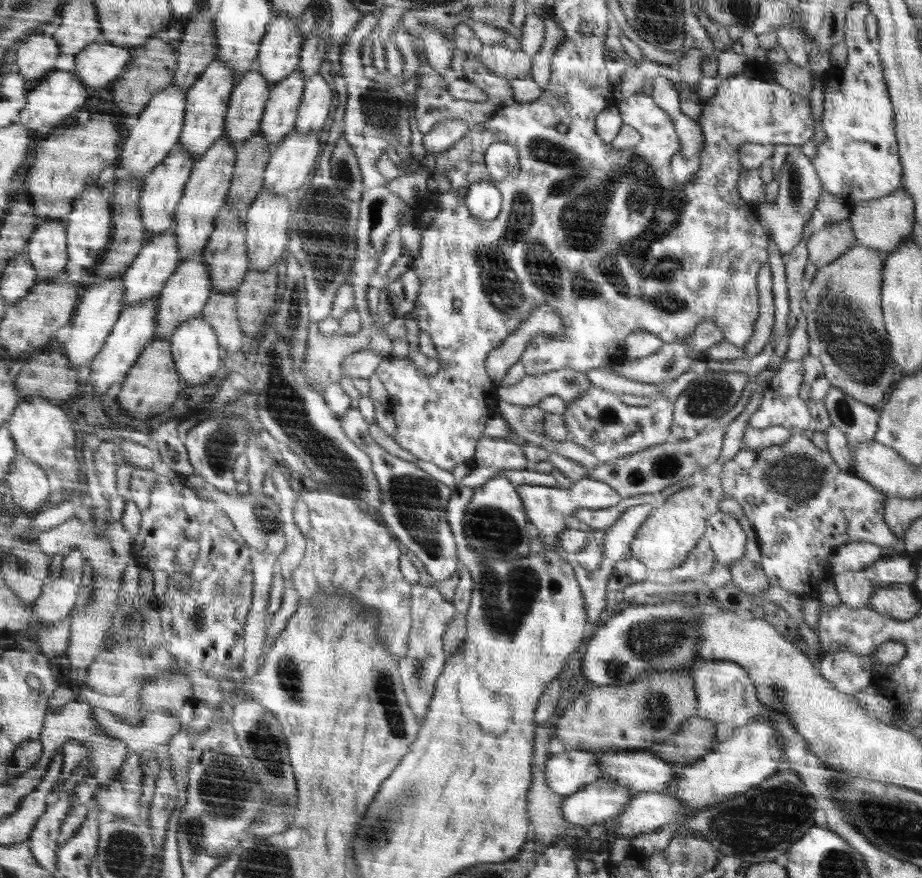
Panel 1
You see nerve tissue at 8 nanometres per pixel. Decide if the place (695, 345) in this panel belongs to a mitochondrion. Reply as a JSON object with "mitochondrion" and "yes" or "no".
{"mitochondrion":"no"}

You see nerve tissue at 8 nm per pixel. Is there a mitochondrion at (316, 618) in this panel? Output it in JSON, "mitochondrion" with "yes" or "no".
{"mitochondrion":"yes"}

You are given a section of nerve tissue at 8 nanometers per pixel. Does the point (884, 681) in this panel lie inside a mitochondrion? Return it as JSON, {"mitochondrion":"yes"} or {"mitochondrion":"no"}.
{"mitochondrion":"no"}

